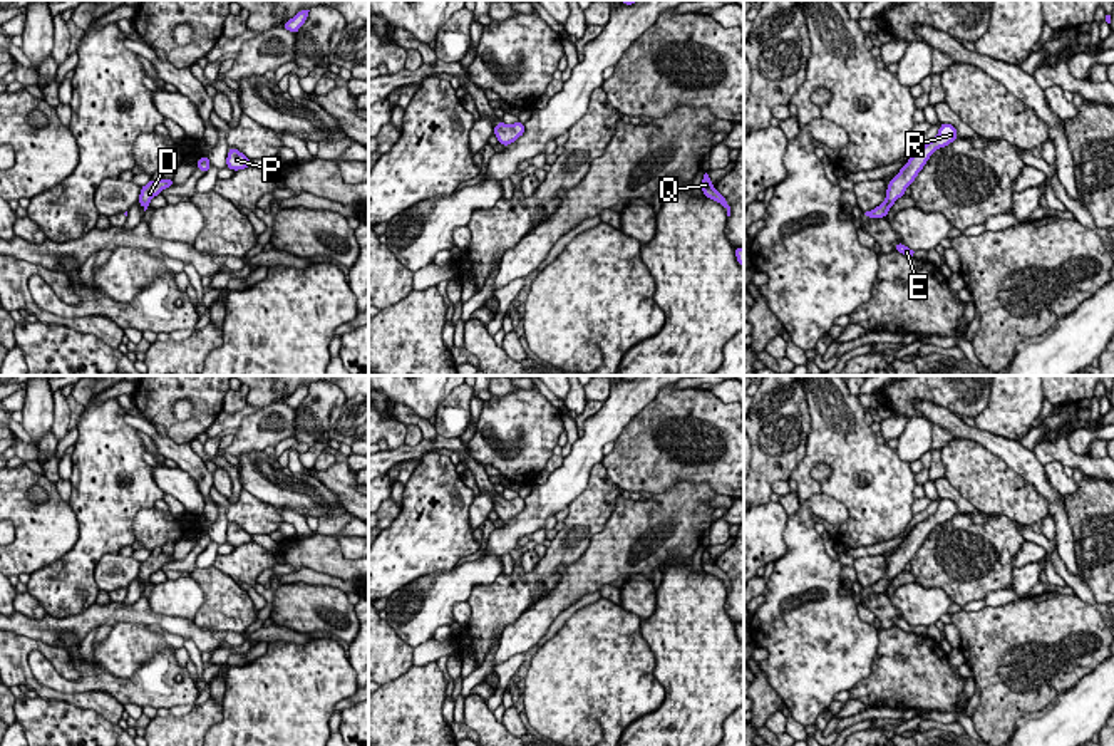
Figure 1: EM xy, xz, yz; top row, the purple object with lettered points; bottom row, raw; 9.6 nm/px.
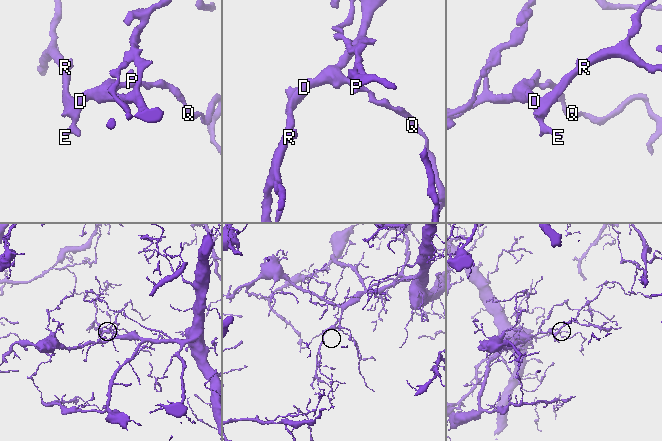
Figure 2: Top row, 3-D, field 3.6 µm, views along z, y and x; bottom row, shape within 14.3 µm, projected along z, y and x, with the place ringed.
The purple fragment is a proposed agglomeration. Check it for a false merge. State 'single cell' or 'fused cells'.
single cell

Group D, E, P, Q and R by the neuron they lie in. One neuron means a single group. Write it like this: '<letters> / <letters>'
D E P Q R

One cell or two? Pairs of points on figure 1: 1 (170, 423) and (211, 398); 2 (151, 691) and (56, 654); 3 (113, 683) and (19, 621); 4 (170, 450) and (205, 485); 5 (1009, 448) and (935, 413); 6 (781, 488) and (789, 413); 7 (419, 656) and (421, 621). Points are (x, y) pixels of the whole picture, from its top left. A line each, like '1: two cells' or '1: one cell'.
1: one cell
2: two cells
3: two cells
4: one cell
5: one cell
6: two cells
7: two cells

